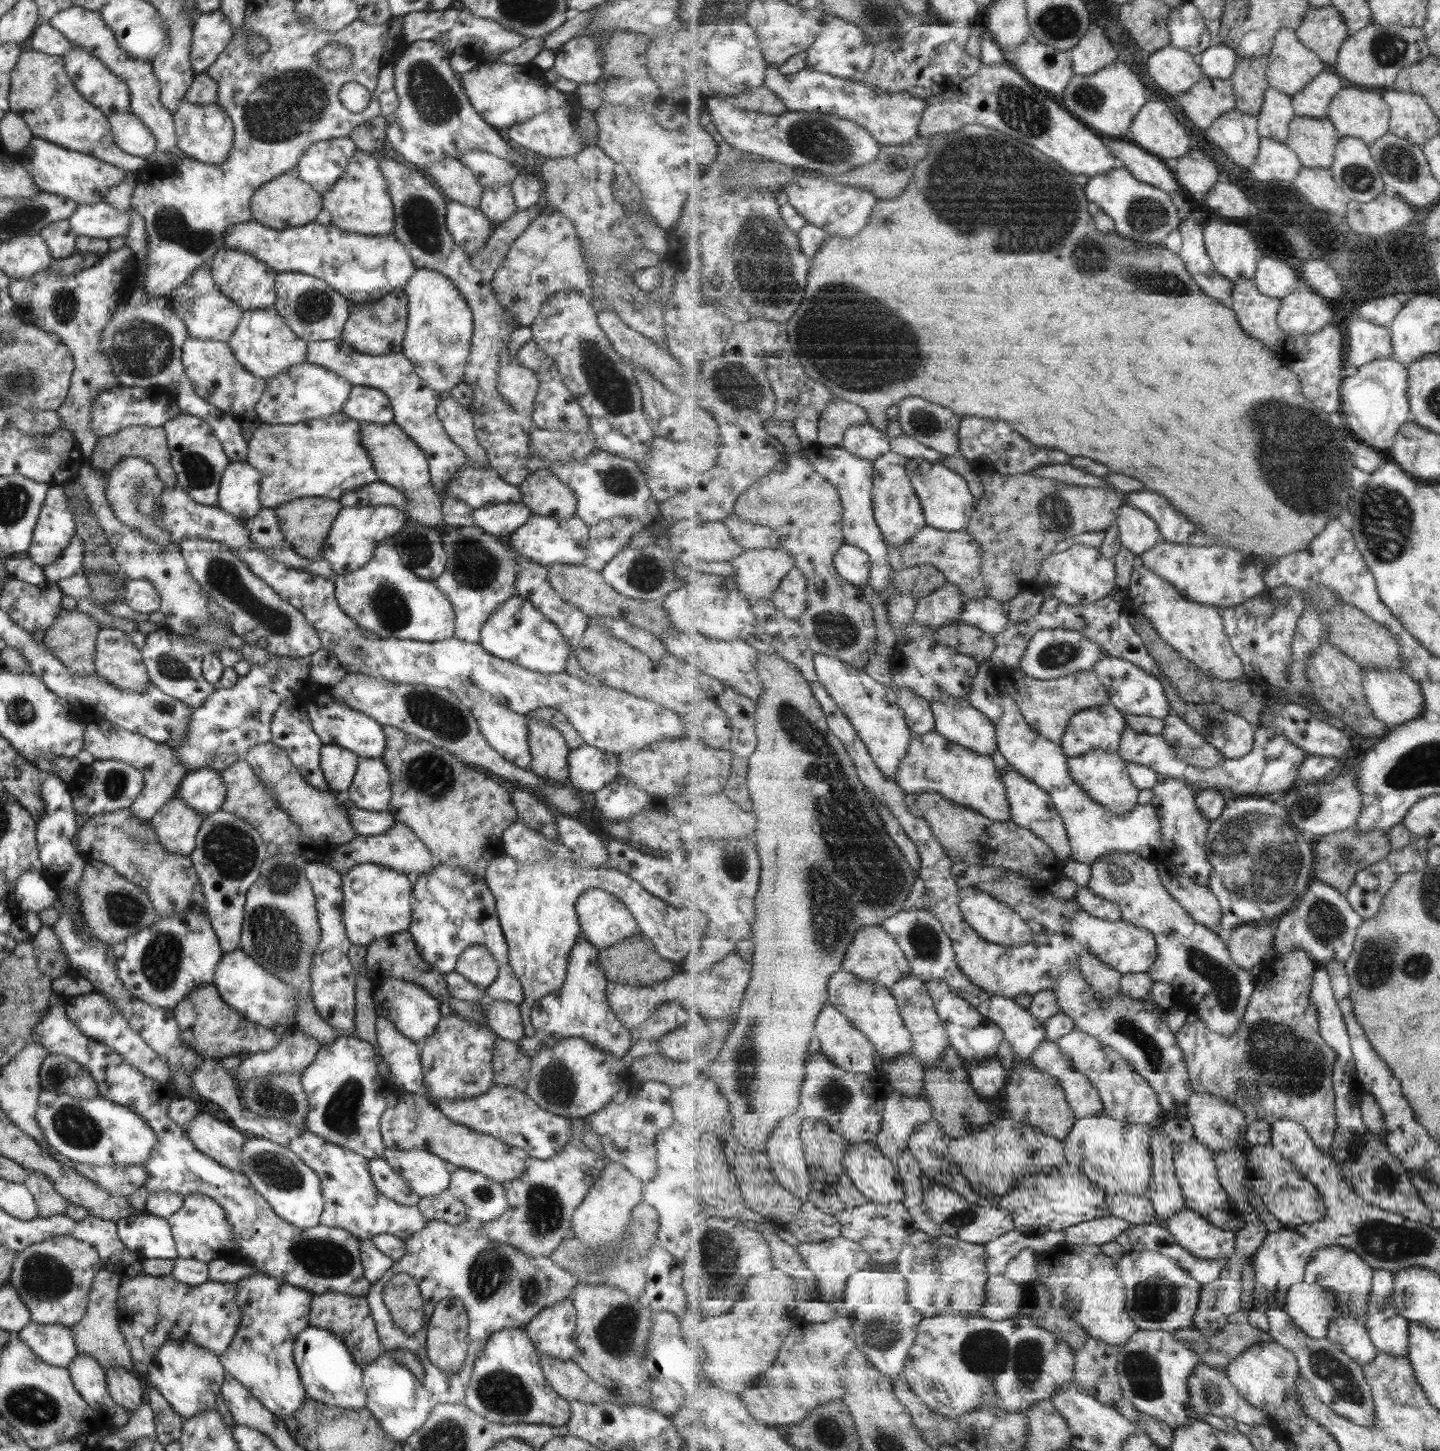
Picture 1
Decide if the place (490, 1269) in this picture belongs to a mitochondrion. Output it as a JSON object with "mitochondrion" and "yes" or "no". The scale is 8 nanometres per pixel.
{"mitochondrion":"yes"}

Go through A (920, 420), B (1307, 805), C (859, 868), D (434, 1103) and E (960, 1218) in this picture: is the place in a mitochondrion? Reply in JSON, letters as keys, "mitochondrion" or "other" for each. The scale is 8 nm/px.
{"A":"mitochondrion","B":"mitochondrion","C":"mitochondrion","D":"other","E":"mitochondrion"}

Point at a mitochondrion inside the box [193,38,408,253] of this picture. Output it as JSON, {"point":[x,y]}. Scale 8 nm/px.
{"point":[275,115]}

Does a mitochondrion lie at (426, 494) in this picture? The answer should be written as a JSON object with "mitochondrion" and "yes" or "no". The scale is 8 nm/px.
{"mitochondrion":"no"}

